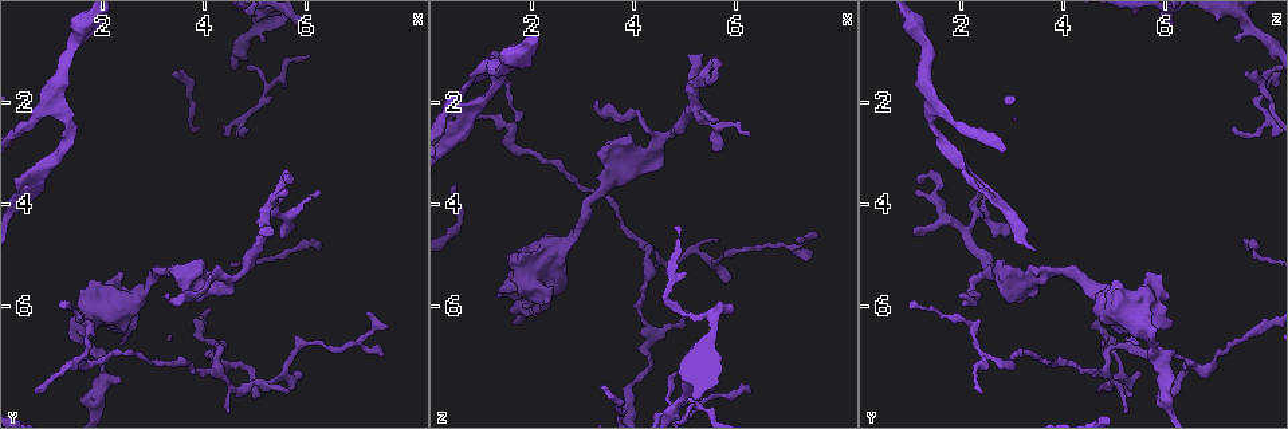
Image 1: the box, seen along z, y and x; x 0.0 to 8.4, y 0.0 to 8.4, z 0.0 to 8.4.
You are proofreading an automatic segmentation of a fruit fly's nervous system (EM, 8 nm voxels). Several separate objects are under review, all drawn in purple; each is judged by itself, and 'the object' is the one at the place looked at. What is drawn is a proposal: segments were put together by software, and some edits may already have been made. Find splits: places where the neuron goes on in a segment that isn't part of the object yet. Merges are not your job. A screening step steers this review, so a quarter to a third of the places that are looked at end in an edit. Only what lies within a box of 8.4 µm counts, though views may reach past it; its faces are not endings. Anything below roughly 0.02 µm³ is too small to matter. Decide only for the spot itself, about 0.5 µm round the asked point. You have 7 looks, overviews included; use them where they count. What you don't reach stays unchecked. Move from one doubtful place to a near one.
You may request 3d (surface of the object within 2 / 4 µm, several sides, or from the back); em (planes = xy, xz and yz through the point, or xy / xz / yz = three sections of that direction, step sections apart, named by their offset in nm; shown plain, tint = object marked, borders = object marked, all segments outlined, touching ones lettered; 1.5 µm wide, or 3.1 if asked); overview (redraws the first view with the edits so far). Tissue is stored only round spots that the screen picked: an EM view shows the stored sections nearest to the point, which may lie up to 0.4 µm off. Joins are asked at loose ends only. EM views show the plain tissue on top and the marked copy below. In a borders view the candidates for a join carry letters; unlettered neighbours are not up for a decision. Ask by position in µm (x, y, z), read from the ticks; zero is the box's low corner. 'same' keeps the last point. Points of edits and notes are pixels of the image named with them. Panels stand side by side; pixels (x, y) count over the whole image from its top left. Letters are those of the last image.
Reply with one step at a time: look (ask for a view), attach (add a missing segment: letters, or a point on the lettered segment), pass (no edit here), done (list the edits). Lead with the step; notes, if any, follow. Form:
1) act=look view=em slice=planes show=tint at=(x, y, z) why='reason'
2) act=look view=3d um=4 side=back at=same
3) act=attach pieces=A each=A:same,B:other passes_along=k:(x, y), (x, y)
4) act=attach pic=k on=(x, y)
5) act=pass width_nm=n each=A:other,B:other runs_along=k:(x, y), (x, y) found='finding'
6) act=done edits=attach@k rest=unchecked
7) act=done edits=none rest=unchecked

act=look view=em slice=planes show=tint at=(2.35, 6.70, 5.50) why='branch stops here'

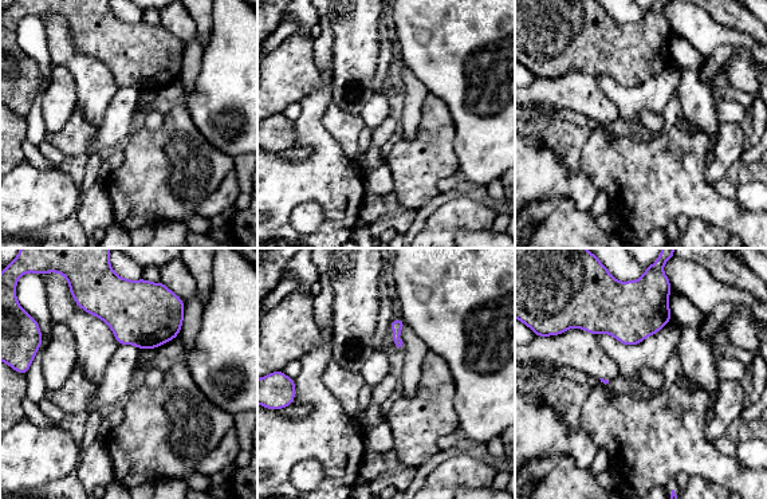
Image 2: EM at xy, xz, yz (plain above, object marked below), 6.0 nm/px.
act=look view=em slice=planes show=borders at=same

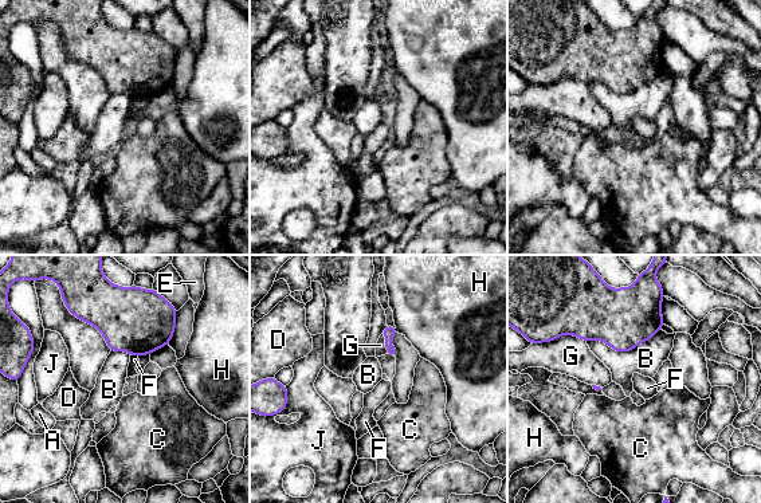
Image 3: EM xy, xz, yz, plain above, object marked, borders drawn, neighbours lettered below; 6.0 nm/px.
act=pass each=A:other,B:other,C:other,D:other,E:other,F:other,G:other,H:other,J:other found='none of them fits'

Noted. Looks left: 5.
act=look view=em slice=planes show=borders at=(0.75, 7.65, 2.45) why='thin end'

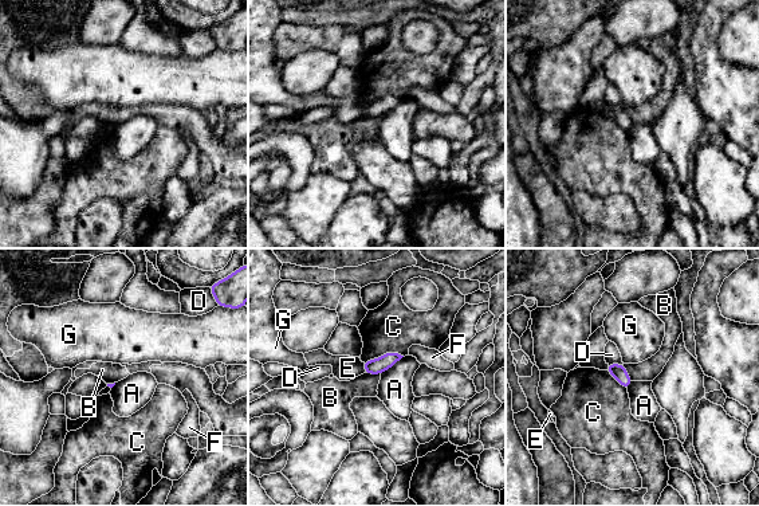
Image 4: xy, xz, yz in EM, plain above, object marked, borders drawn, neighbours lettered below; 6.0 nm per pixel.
act=pass each=A:other,B:other,C:other,D:other,E:other,F:other,G:other found='none of them fits'

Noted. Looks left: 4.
act=look view=em um=3.1 slice=xz step=16 show=borders at=(5.70, 7.65, 4.65)

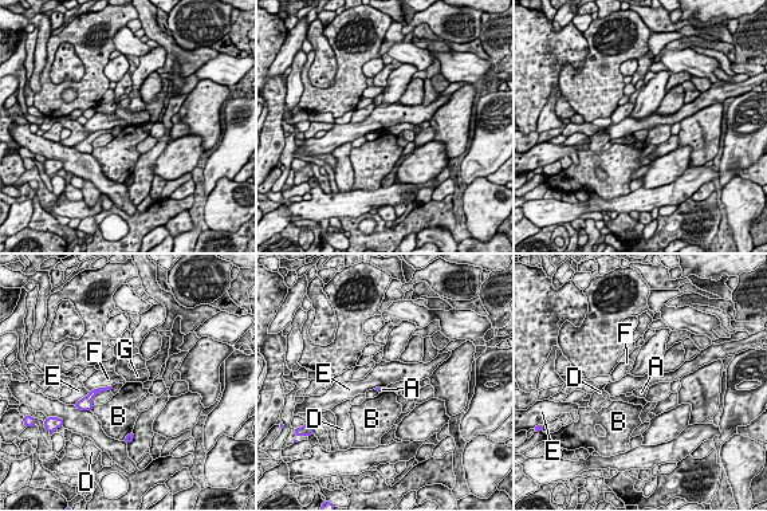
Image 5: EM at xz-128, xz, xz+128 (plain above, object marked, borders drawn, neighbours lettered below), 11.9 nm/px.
act=look view=em um=3.1 slice=planes show=borders at=same

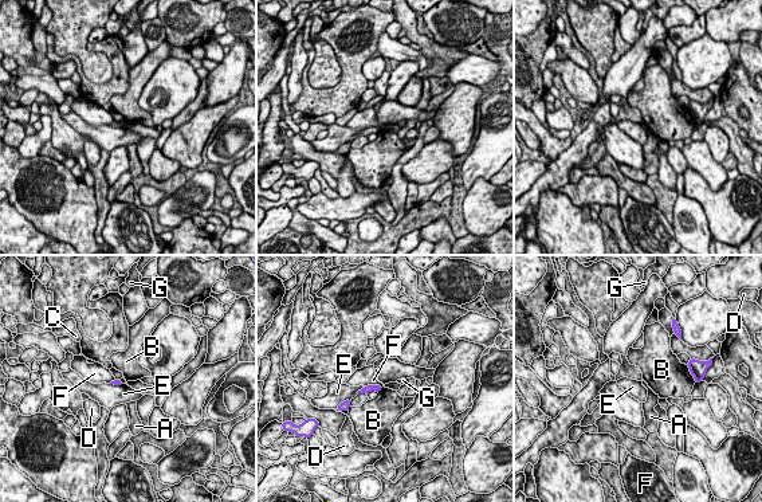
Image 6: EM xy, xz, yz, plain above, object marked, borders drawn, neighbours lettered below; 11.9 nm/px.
act=pass each=A:other,B:other,C:other,D:other,E:other,F:other,G:other border=6:(110, 383), (124, 384) found='no lettered segment goes on from it'

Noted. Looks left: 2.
act=done edits=none rest=unchecked

